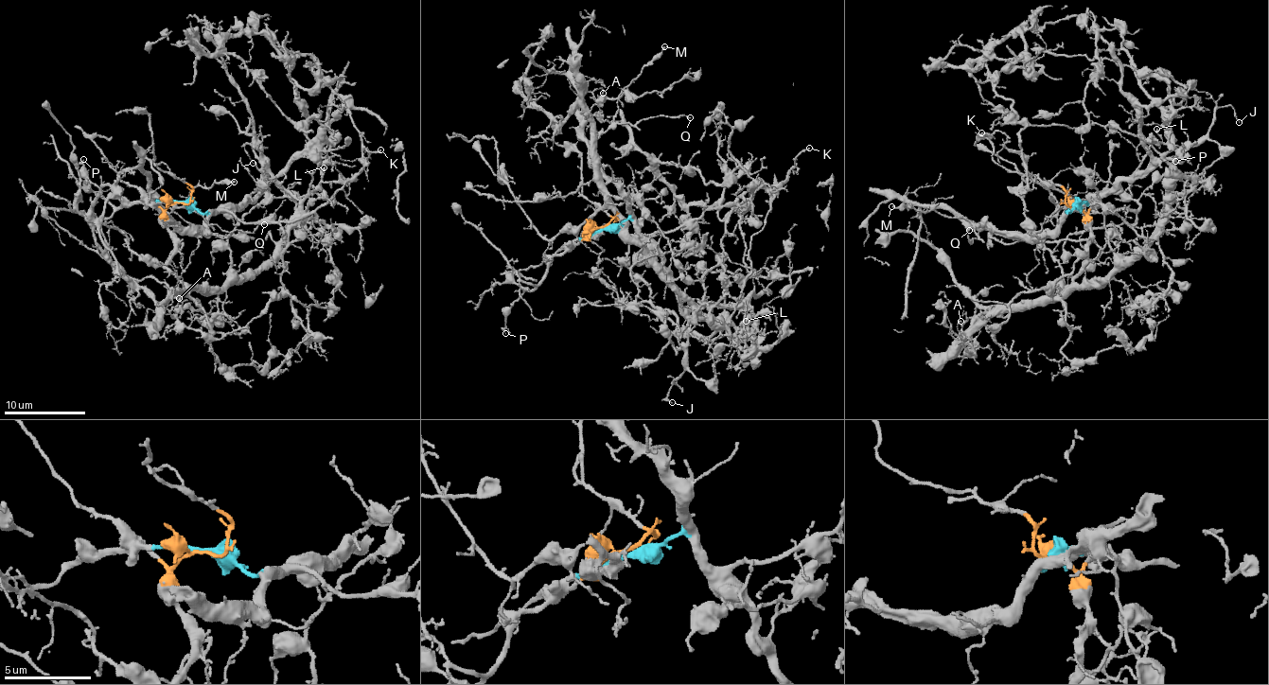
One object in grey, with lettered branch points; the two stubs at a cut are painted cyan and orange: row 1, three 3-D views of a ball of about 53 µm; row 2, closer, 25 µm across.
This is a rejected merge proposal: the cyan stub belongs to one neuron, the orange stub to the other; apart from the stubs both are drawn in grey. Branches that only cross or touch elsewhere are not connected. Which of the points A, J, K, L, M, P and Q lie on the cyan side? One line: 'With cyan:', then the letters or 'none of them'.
With cyan: J, K, M, P, Q

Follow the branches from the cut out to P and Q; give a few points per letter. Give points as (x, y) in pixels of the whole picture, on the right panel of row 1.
P: (1077, 203), (1134, 211), (1141, 192), (1176, 161)
Q: (1077, 203), (1053, 230), (1028, 236), (994, 232), (978, 225), (975, 227), (978, 237), (971, 243), (970, 231)

